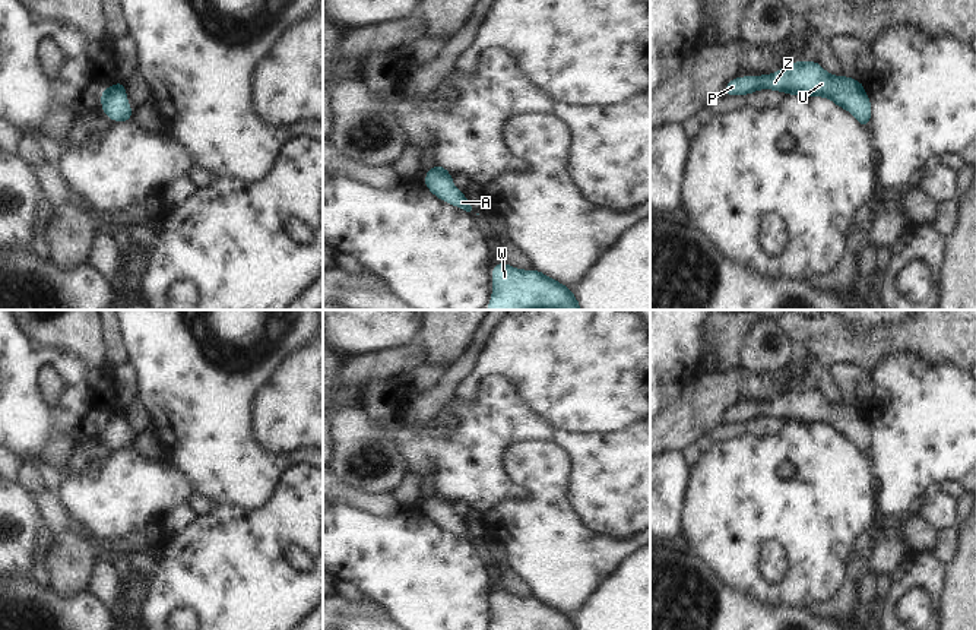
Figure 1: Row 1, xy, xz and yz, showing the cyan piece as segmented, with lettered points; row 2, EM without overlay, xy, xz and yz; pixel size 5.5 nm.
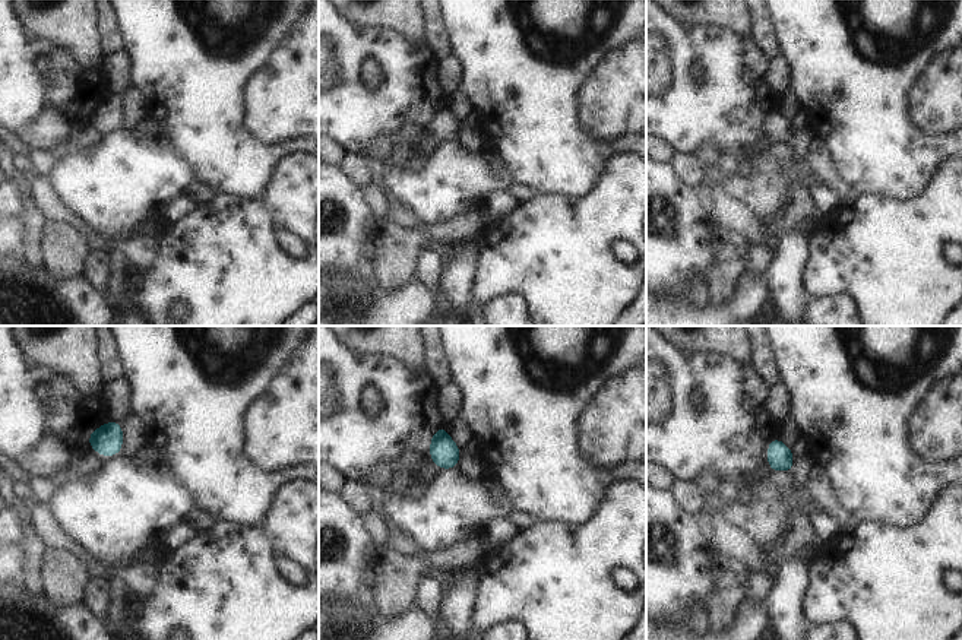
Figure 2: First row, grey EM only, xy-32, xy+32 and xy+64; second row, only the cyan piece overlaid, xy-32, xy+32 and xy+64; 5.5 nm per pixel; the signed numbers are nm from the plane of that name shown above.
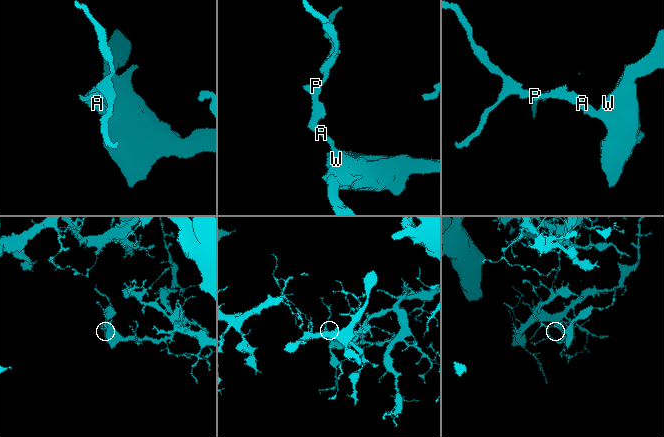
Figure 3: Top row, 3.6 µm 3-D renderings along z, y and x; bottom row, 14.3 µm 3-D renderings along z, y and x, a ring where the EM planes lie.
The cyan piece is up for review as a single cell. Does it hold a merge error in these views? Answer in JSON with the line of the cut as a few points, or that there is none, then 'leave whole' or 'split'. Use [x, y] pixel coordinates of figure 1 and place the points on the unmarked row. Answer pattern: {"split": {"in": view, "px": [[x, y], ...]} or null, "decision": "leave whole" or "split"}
{"split": null, "decision": "leave whole"}

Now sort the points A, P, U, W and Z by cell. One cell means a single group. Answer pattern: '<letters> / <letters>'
A P U W Z

